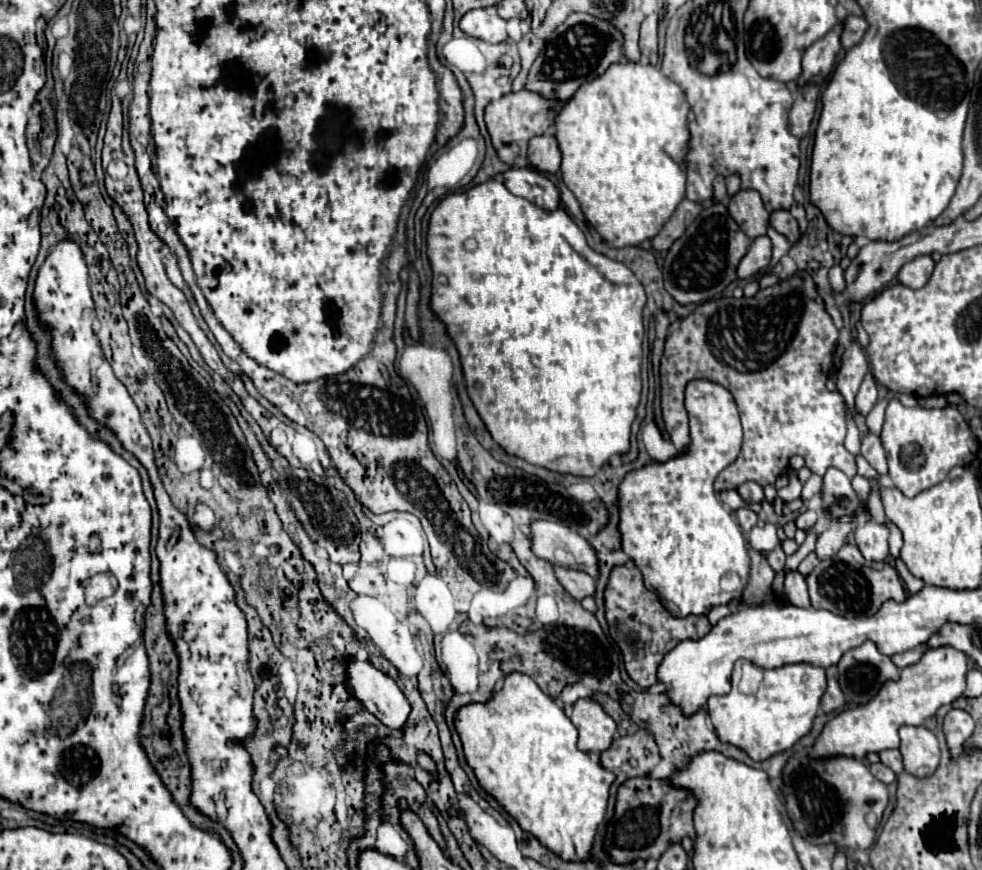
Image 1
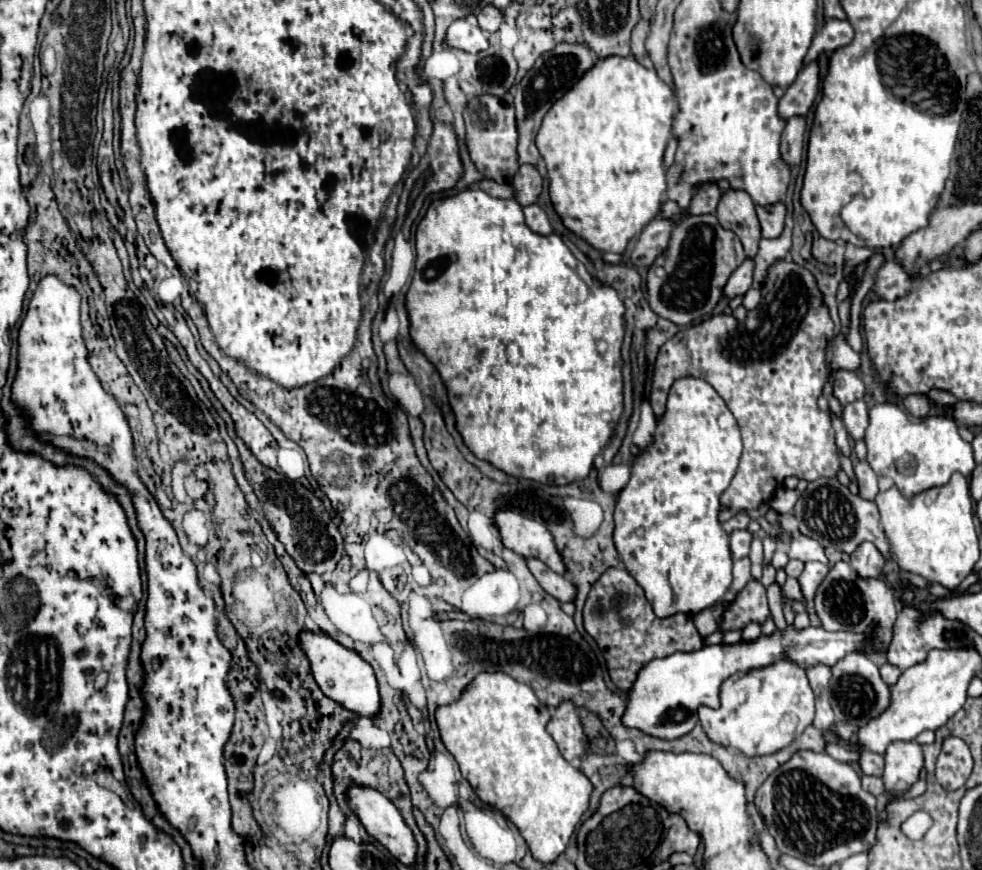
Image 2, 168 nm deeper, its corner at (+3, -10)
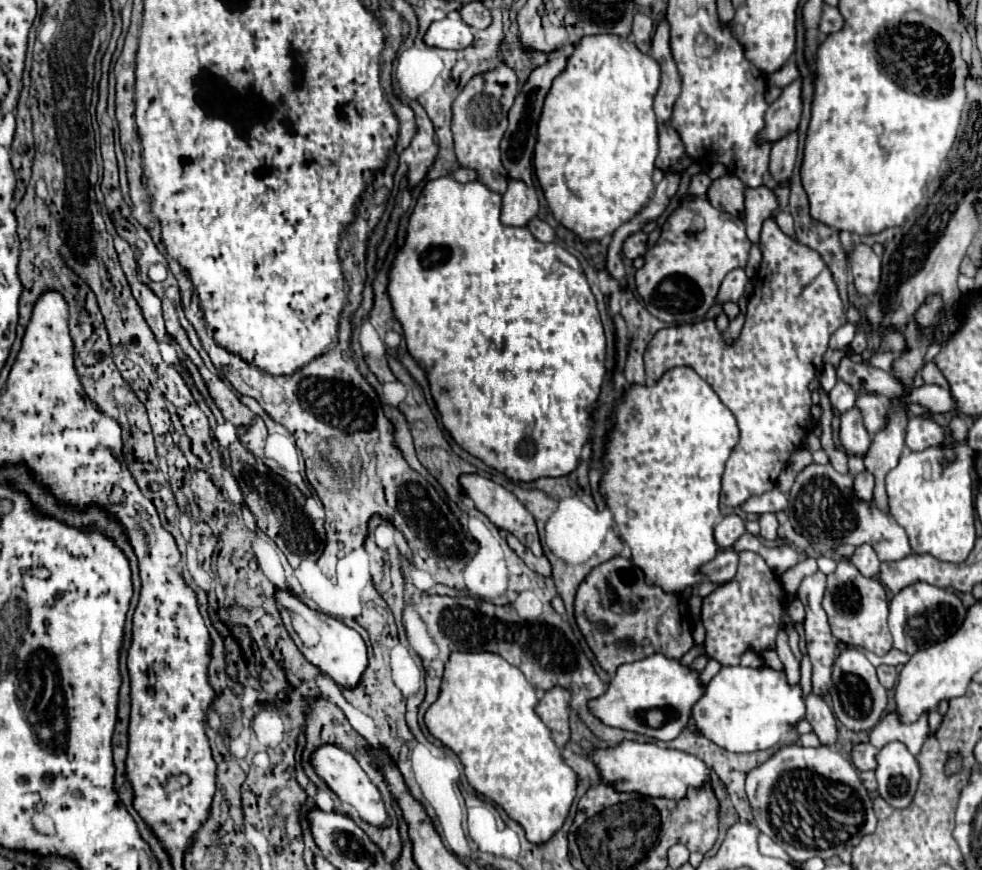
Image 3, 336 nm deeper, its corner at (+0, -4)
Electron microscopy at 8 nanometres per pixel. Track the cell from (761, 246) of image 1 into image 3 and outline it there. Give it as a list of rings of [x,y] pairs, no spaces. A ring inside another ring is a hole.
[[[733,269],[731,273],[727,273],[727,277],[723,279],[719,293],[717,293],[717,303],[723,305],[727,301],[737,303],[739,297],[745,293],[745,285],[747,285],[747,275],[743,269]]]

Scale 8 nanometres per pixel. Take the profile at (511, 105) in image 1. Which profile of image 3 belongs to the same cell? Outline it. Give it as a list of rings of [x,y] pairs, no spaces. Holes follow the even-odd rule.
[[[503,61],[499,69],[475,75],[459,93],[459,97],[453,101],[451,131],[453,131],[457,161],[461,163],[461,167],[477,171],[477,181],[481,181],[483,185],[487,185],[487,189],[495,193],[505,193],[509,183],[507,173],[501,165],[499,143],[507,129],[507,113],[513,105],[515,95],[517,95],[517,75]]]

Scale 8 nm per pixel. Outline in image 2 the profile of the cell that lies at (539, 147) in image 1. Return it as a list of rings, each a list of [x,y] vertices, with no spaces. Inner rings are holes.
[[[526,163],[526,165],[520,165],[516,177],[512,179],[512,185],[518,189],[516,201],[524,207],[524,205],[530,205],[538,199],[538,195],[542,191],[542,175],[538,173],[536,167]]]

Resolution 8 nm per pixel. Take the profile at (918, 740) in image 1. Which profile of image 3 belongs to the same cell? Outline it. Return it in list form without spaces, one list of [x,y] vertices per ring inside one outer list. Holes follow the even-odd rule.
[[[887,743],[877,753],[875,775],[879,781],[879,795],[895,809],[905,809],[913,797],[919,783],[919,765],[909,749],[899,743]]]

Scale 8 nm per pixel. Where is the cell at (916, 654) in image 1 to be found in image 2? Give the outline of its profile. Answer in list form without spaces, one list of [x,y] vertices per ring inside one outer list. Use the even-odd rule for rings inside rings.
[[[884,663],[882,667],[880,667],[880,675],[882,675],[882,679],[888,683],[888,685],[894,685],[896,683],[896,679],[900,677],[900,667],[892,667],[892,663]]]

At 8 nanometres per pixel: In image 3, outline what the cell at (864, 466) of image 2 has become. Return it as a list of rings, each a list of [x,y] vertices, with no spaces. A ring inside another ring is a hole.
[[[863,471],[855,477],[855,495],[861,499],[861,501],[871,501],[873,499],[873,475]]]

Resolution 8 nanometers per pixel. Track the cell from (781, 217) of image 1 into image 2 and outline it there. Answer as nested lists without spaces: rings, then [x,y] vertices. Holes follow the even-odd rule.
[[[776,203],[770,207],[756,207],[758,219],[760,219],[760,227],[762,227],[762,237],[780,237],[780,233],[784,231],[784,213],[786,207],[784,203]]]

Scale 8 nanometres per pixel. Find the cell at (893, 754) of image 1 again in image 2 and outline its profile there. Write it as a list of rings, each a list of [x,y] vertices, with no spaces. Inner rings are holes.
[[[862,751],[860,769],[866,775],[878,775],[880,777],[884,773],[884,757],[878,753],[872,753],[872,751]]]

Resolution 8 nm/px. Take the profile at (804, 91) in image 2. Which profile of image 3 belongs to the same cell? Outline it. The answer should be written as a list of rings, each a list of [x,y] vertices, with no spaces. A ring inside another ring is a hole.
[[[801,81],[789,83],[779,99],[769,105],[765,111],[765,127],[763,133],[759,133],[759,141],[763,143],[775,143],[783,139],[787,133],[793,133],[801,119]]]

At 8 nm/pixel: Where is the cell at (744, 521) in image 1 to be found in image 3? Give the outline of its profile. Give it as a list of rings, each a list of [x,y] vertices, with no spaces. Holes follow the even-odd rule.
[[[725,549],[717,553],[717,559],[711,565],[703,565],[703,573],[711,583],[727,583],[735,577],[737,571],[737,553],[733,549]]]

